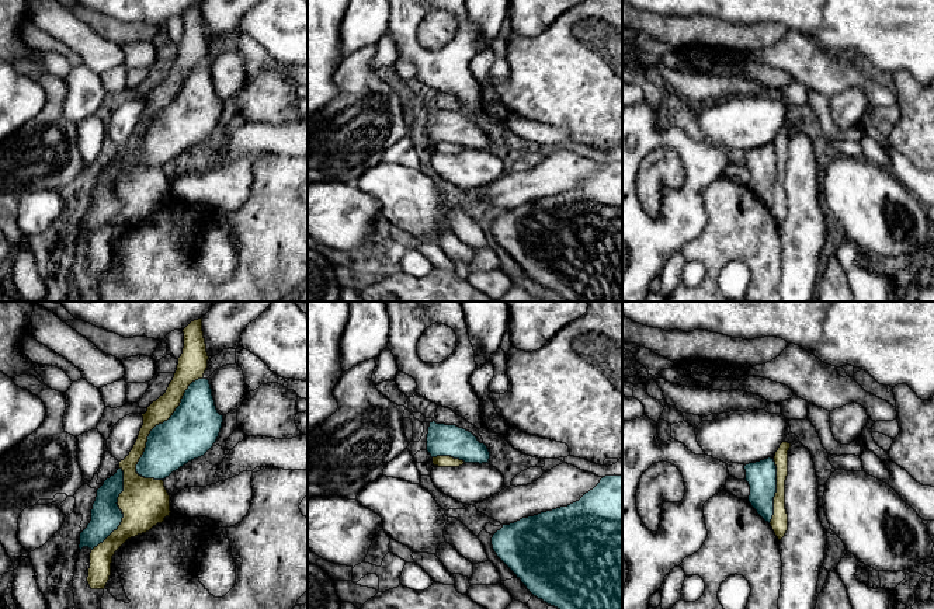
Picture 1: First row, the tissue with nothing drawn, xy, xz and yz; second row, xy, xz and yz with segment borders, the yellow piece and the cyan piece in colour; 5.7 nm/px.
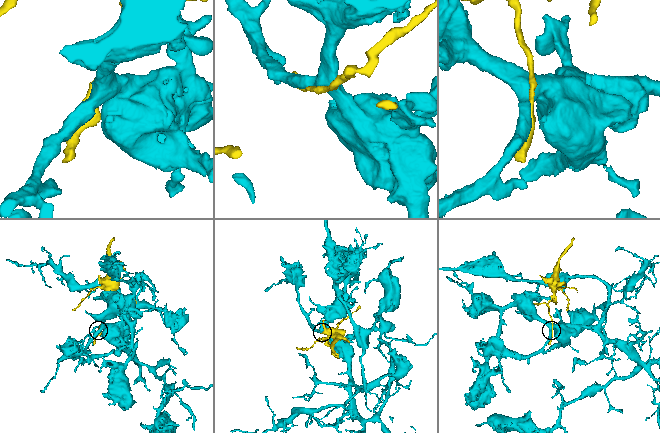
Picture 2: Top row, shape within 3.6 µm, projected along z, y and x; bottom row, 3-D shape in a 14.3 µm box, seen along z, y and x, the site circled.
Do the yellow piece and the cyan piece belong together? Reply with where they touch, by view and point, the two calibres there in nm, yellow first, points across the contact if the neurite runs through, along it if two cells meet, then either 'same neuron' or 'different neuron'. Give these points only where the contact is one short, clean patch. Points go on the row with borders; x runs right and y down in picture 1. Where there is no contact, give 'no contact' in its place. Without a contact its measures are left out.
xy (159, 423) | 130/300 nm | different neuron

